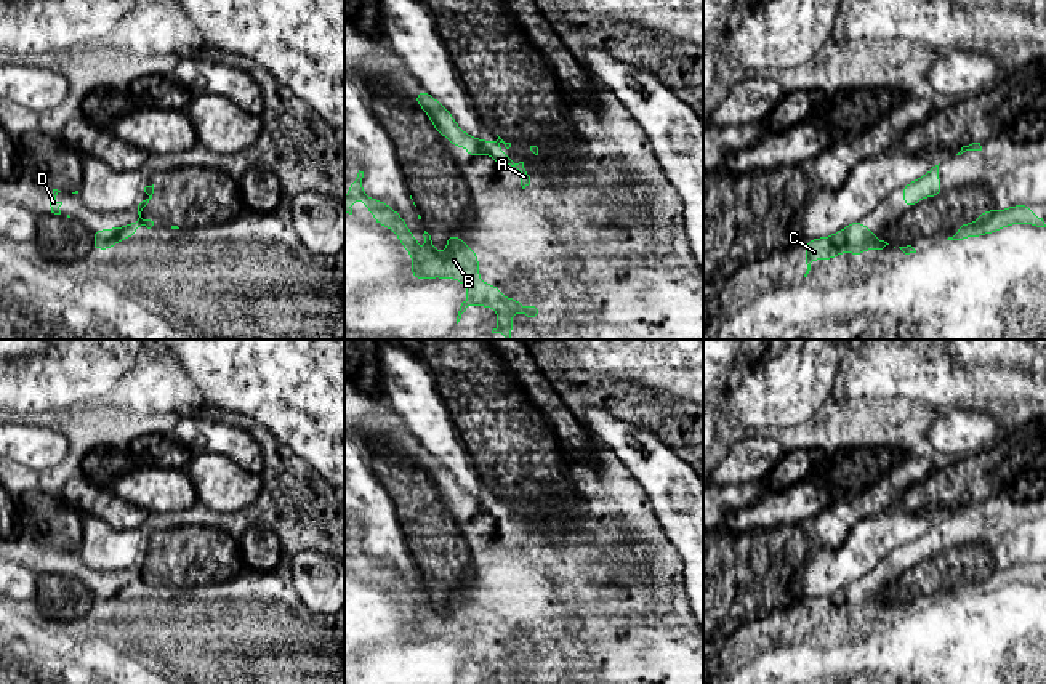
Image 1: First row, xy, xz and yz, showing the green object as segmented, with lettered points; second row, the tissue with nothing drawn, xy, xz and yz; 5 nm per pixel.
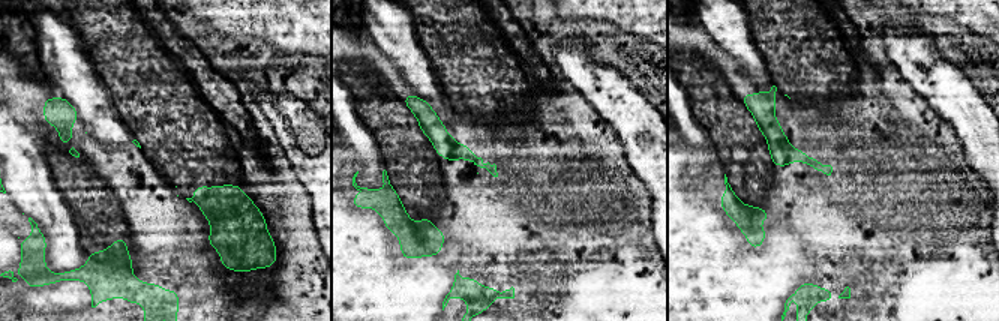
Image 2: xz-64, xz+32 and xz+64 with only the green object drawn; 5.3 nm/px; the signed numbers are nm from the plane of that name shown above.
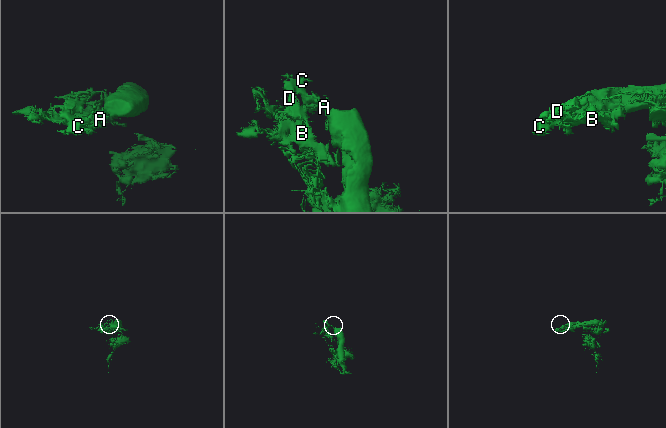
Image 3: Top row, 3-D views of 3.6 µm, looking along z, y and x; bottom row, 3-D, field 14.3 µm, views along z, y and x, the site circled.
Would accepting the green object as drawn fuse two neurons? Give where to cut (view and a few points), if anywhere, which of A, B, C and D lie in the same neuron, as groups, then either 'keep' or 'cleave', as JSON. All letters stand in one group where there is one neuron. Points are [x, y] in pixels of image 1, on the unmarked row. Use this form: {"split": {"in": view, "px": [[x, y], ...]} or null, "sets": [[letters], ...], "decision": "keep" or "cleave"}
{"split": null, "sets": [["A", "B", "C", "D"]], "decision": "keep"}

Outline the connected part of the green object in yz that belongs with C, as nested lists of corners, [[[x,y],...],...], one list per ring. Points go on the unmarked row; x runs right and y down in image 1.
[[[862,578],[854,580],[833,594],[806,599],[807,630],[806,630],[804,636],[807,636],[807,633],[811,630],[811,622],[814,618],[835,618],[839,612],[854,612],[857,617],[860,617],[863,609],[883,609],[886,604],[889,604],[889,602],[884,599],[879,599],[870,586],[862,583]]]

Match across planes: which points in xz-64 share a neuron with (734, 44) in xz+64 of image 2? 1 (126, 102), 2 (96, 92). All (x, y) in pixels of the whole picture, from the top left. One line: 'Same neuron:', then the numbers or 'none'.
Same neuron: 2

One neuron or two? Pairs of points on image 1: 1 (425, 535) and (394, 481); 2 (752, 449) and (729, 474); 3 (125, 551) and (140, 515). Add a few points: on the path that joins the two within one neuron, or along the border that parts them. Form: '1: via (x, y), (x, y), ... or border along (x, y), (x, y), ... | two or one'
1: via (422, 523), (420, 506), (407, 494) | one
2: via (748, 455), (736, 468) | one
3: border along (98, 518), (117, 529), (136, 529) | two

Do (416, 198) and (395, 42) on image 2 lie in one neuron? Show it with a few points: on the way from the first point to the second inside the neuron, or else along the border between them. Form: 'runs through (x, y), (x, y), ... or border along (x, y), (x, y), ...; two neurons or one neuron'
border along (377, 48), (401, 77); two neurons

